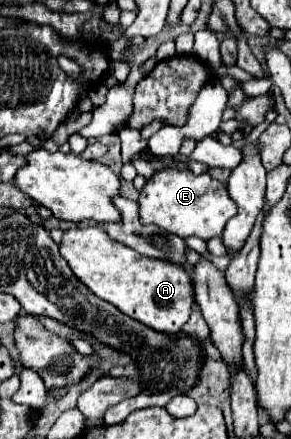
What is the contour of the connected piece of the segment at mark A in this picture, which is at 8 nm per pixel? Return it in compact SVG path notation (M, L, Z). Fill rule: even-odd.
M86 226L86 228L72 228L64 232L60 254L68 260L72 272L78 276L82 284L86 284L98 298L114 304L118 310L128 314L130 318L136 318L138 322L146 324L148 328L160 330L160 332L178 332L180 326L190 318L192 306L196 302L194 298L194 286L192 278L186 270L180 270L180 266L172 266L172 262L160 262L156 258L144 258L142 254L136 254L132 248L122 246L108 238L108 234L100 226Z

